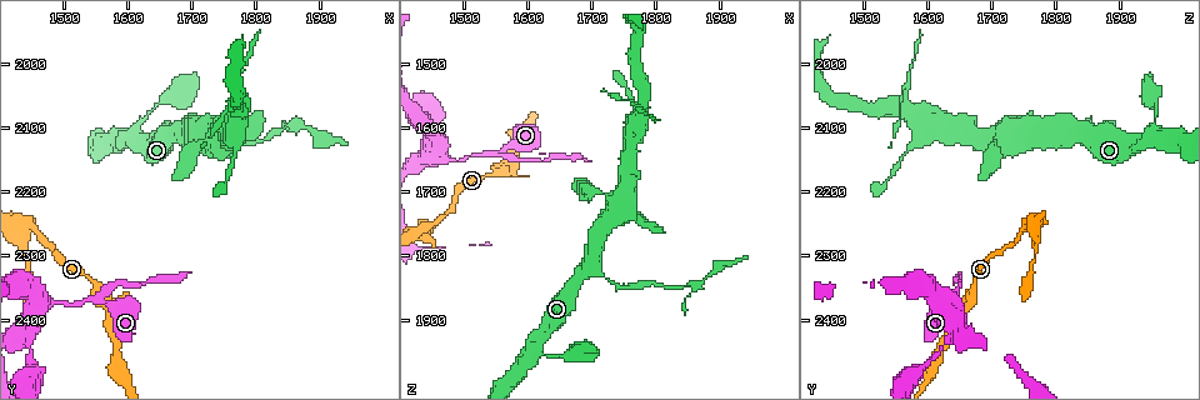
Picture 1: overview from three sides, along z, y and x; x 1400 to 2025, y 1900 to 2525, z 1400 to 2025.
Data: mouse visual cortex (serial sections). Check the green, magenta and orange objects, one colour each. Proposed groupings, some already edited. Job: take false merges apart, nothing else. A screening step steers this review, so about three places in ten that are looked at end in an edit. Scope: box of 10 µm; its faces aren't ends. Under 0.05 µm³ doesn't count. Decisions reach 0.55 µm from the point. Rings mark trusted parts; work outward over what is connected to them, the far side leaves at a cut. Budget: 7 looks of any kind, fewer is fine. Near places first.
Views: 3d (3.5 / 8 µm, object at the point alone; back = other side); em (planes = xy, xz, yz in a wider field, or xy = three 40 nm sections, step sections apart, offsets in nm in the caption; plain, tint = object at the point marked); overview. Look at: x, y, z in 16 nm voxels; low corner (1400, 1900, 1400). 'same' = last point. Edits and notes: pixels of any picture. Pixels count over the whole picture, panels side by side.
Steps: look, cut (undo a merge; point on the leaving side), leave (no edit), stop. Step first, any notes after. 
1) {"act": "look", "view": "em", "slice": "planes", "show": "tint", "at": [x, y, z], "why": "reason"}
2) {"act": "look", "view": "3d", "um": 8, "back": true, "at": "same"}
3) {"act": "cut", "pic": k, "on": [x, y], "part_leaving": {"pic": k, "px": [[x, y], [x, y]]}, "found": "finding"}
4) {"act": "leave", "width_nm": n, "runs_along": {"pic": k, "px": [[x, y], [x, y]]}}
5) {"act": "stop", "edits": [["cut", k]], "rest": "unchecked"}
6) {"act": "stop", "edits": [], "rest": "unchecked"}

{"act": "look", "view": "3d", "um": 3.5, "at": [1695, 2110, 1815], "why": "sharp bend"}

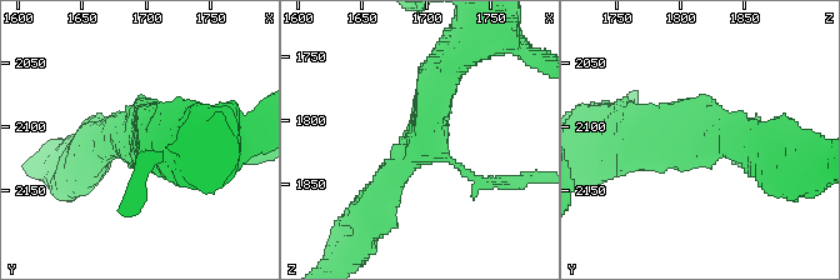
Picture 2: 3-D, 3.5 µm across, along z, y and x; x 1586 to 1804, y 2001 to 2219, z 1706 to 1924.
{"act": "look", "view": "em", "slice": "xy", "step": 1, "show": "tint", "at": [1700, 2110, 1818], "arms": 3, "arm_widths_nm": [150, 350, 500]}

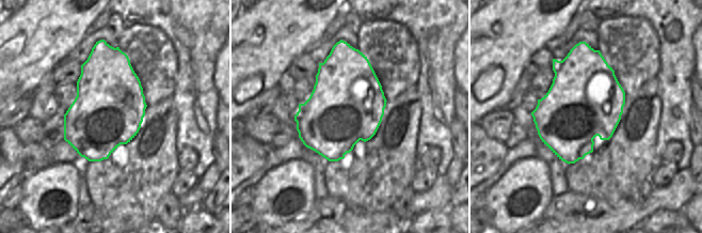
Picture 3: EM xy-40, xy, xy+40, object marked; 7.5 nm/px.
{"act": "leave", "runs_along": {"pic": 2, "px": [[374, 201], [424, 144], [448, 64]]}, "found": "one cell here"}

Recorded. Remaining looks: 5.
{"act": "look", "view": "em", "slice": "xy", "step": 5, "show": "tint", "at": [1550, 2365, 1640], "why": "calibre changes"}

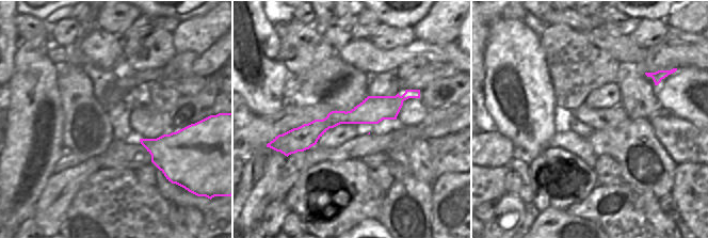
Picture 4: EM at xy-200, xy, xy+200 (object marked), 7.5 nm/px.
{"act": "look", "view": "3d", "um": 3.5, "at": "same", "why": "wider look"}

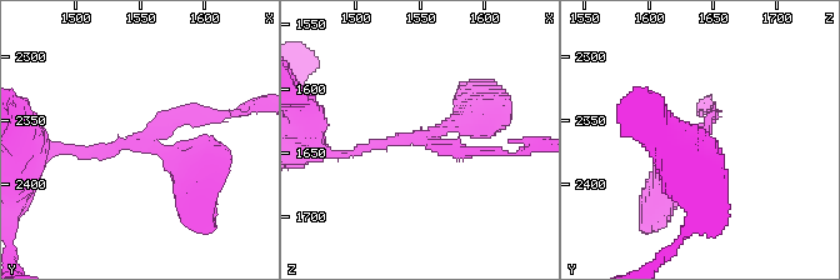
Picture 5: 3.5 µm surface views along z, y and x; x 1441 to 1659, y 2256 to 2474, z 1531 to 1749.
{"act": "cut", "pic": 5, "on": [193, 118], "part_leaving": {"pic": 5, "px": [[156, 138], [184, 115], [260, 106]]}, "found": "a second cell is stuck on"}

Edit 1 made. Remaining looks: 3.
{"act": "stop", "edits": [["cut", 5]], "rest": "unchecked"}

